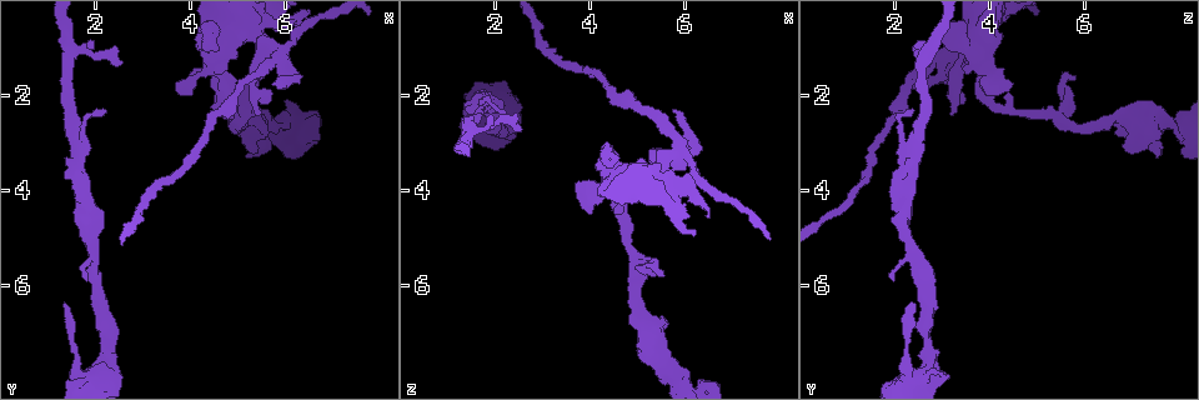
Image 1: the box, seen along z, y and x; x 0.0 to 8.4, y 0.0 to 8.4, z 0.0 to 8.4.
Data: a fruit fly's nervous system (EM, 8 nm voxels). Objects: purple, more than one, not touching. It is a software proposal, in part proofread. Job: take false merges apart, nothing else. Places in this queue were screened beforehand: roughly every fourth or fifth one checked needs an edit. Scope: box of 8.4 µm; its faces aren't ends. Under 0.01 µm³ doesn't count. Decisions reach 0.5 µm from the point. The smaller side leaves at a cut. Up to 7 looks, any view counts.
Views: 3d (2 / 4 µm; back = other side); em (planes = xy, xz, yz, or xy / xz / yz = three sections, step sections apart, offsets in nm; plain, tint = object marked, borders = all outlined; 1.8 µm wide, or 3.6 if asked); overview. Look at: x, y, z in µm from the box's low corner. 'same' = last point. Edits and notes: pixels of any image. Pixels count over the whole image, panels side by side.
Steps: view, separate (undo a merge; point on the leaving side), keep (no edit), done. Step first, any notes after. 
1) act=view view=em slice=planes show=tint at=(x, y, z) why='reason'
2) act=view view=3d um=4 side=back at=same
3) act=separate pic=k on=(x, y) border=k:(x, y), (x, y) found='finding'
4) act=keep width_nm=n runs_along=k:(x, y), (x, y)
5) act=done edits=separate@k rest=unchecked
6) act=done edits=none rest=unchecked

act=view view=em slice=planes show=tint at=(5.85, 1.10, 3.15) why='sharp bend'

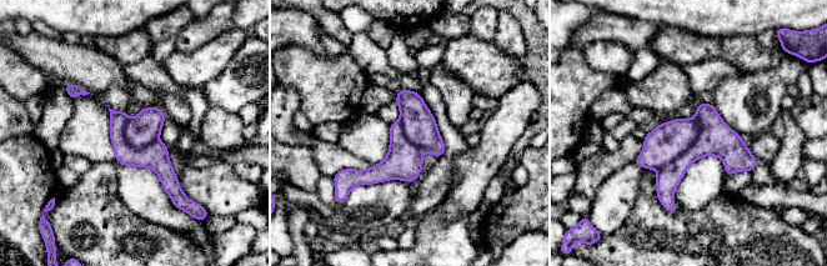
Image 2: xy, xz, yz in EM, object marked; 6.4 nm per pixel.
act=separate pic=2 on=(663, 144) border=2:(693, 118), (695, 139), (656, 169) found='a second cell is stuck on'

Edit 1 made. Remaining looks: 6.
act=view view=3d um=4 at=(5.35, 2.60, 7.15) why='calibre changes'

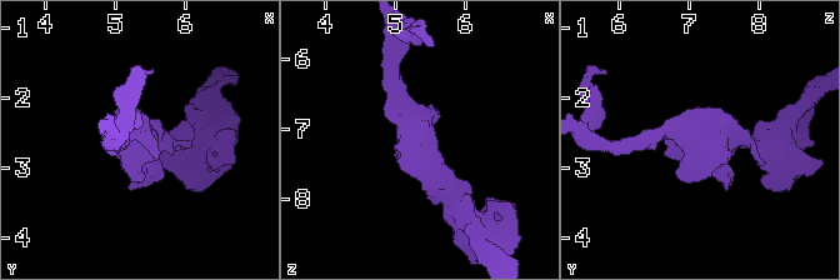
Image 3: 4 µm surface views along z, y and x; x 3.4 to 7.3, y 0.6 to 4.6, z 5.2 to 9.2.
act=view view=em um=3.6 slice=planes show=tint at=(5.30, 2.55, 7.15) why='shape alone is not enough'

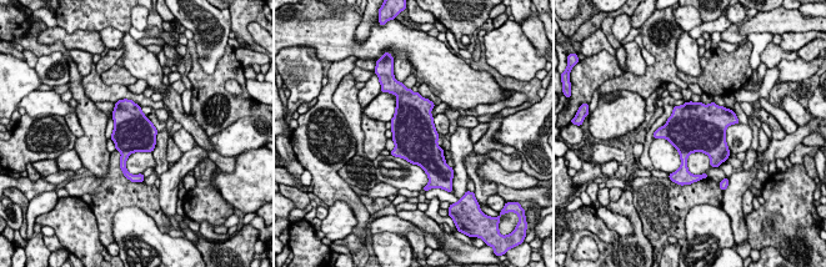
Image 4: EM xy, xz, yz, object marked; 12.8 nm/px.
act=keep found='continuous, no second cell'

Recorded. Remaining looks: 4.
act=done edits=separate@2 rest=unchecked

